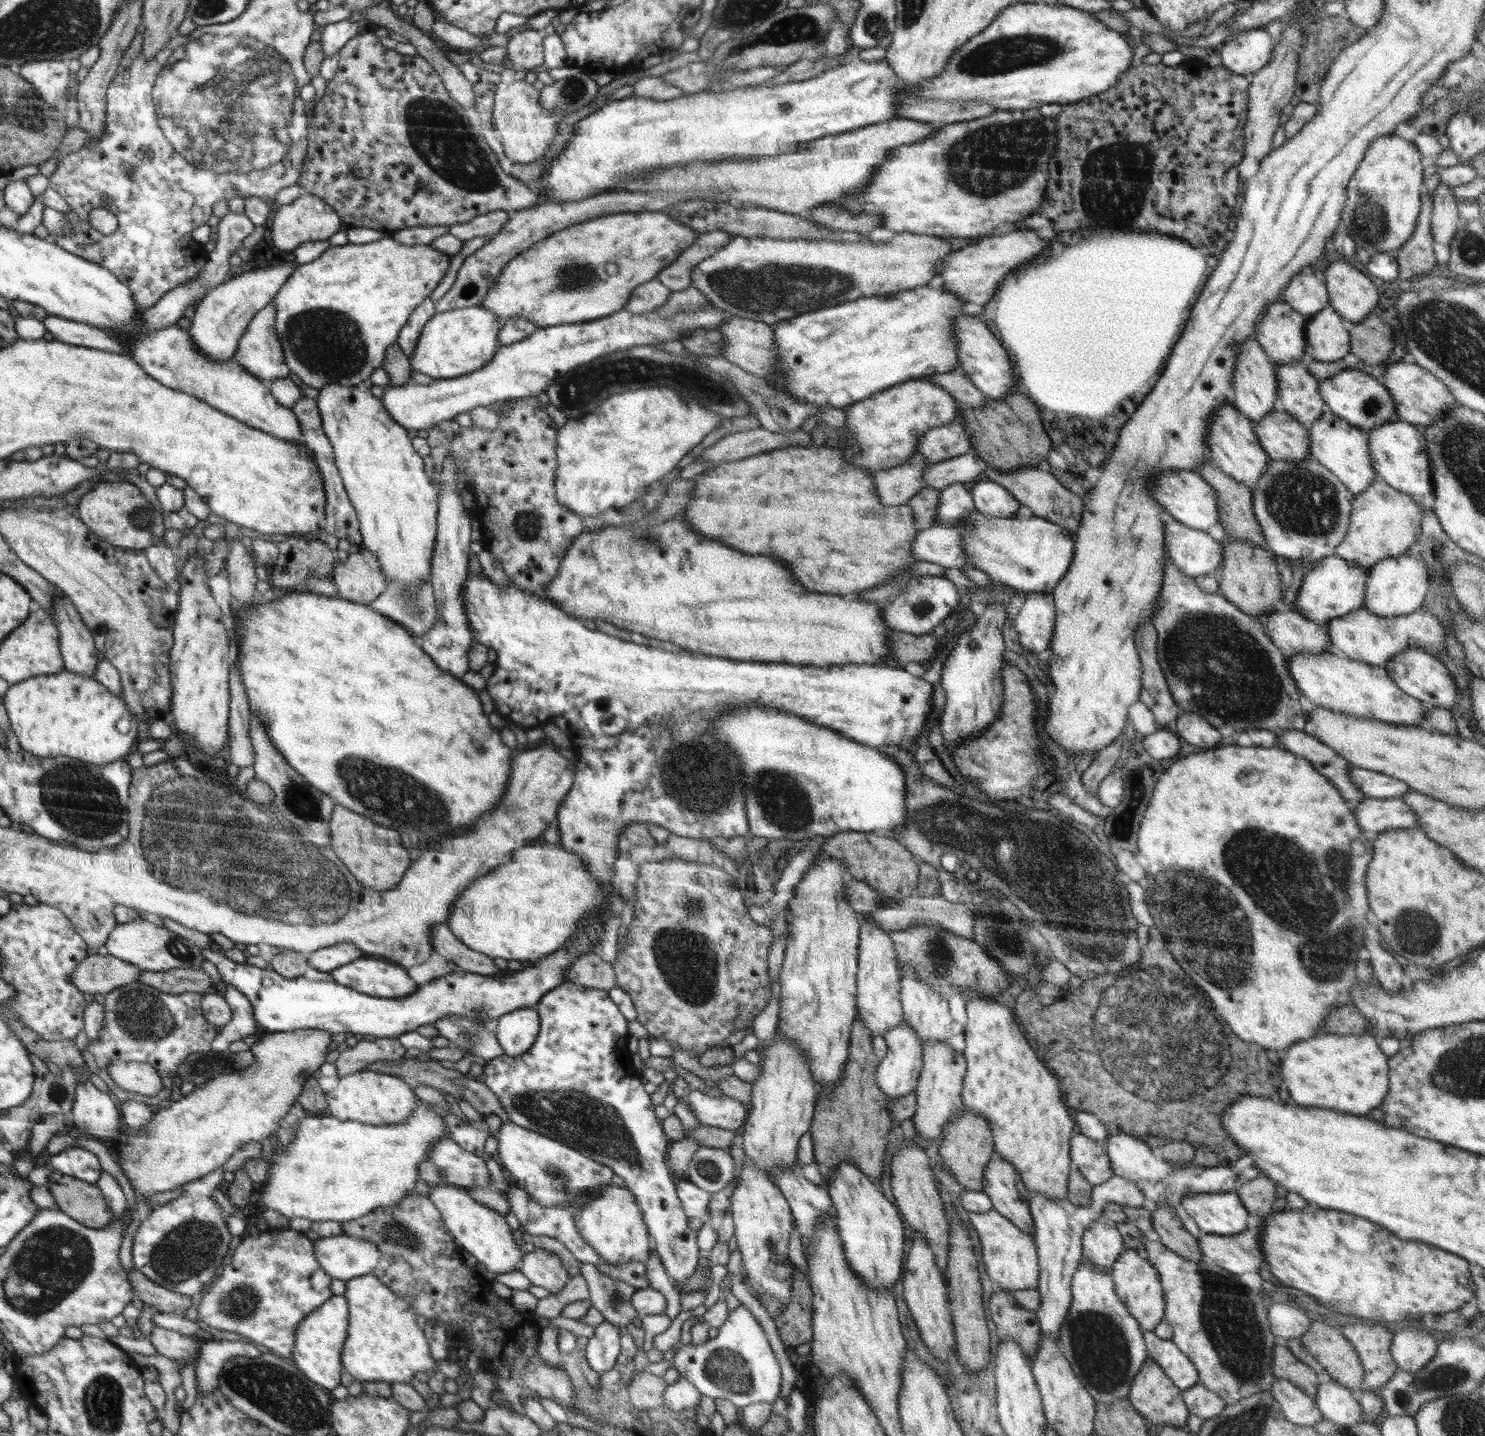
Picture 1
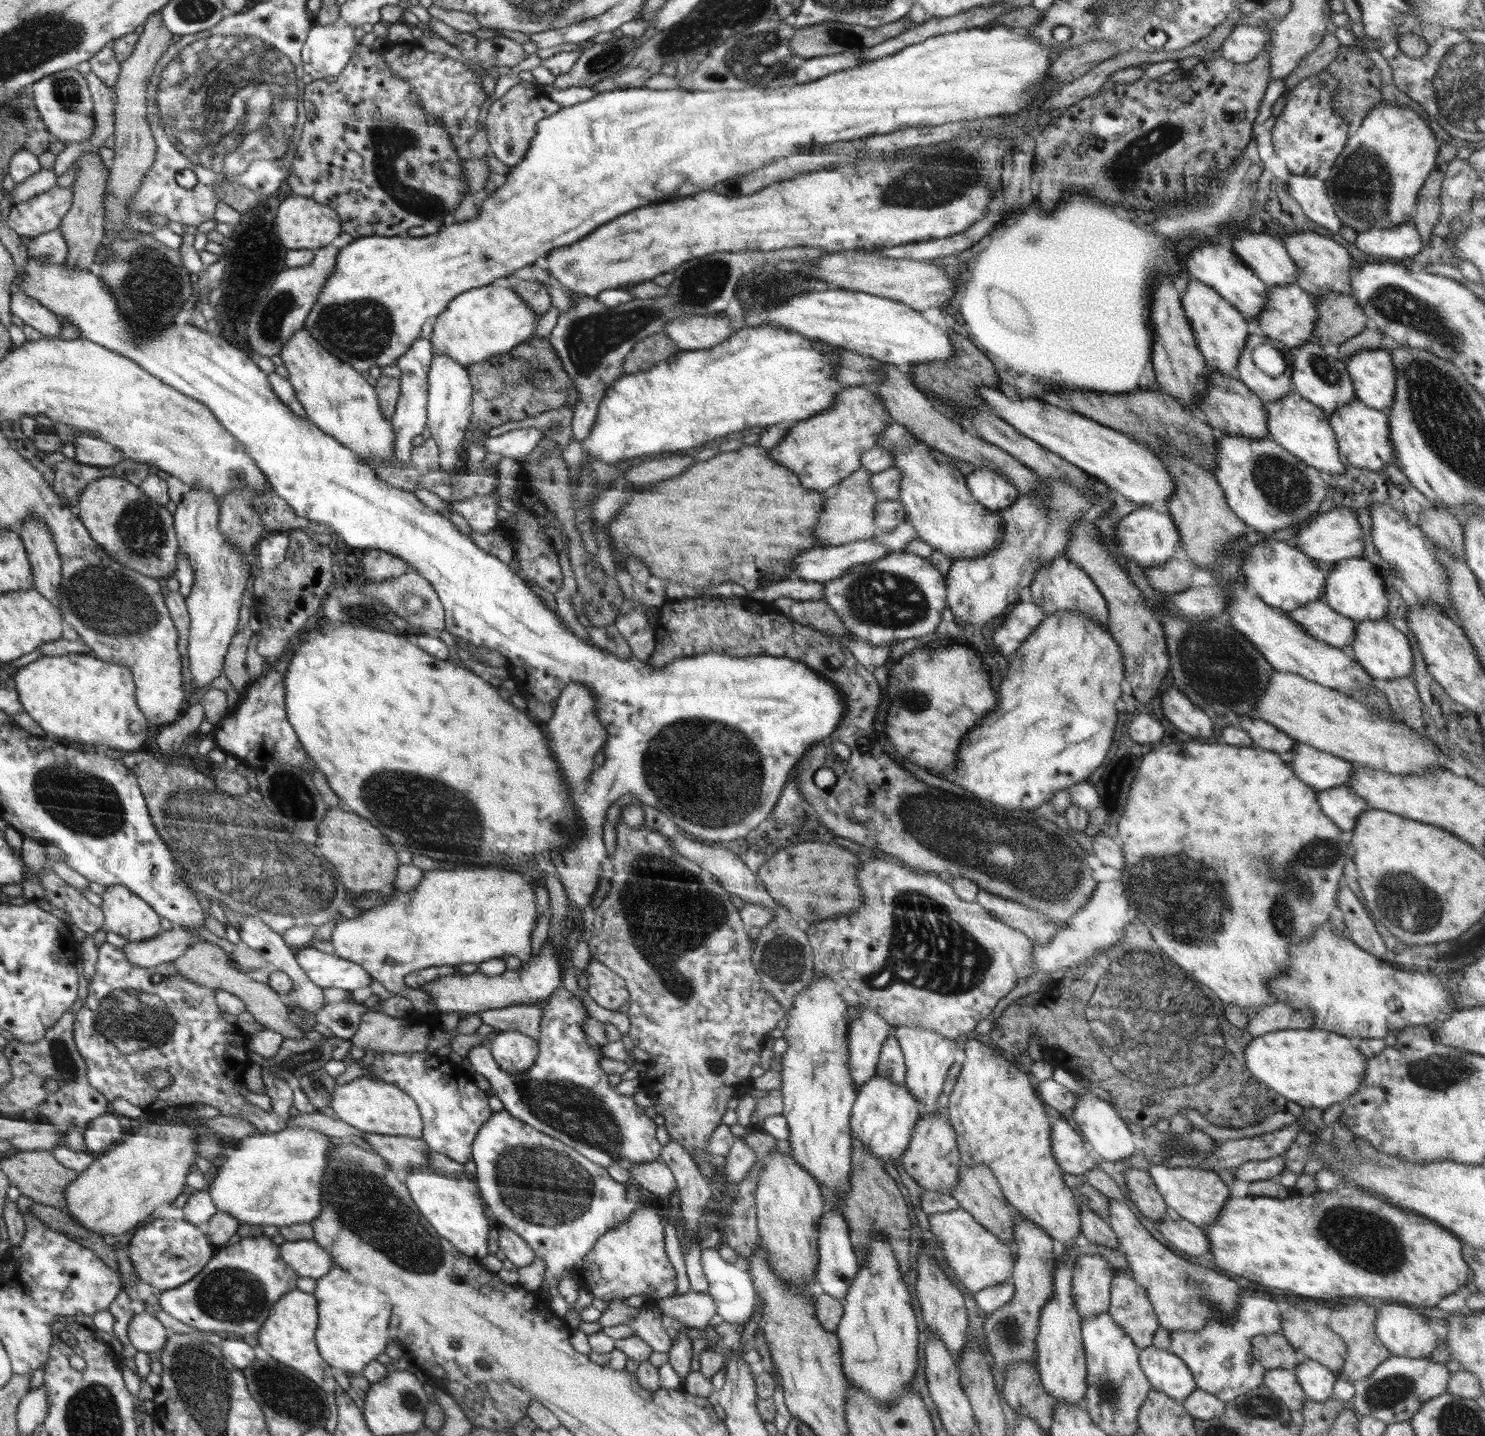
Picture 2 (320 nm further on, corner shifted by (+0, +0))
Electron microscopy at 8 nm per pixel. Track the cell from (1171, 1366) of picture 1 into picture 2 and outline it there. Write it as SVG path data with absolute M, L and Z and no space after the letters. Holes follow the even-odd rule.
M1155 1346L1140 1349L1139 1365L1152 1389L1167 1394L1177 1402L1183 1404L1184 1399L1197 1389L1191 1370L1173 1352Z

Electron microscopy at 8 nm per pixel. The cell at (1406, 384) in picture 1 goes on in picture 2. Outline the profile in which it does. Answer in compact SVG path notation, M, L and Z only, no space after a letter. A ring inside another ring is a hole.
M1361 350L1349 358L1345 365L1358 400L1370 408L1389 410L1396 384L1389 351Z

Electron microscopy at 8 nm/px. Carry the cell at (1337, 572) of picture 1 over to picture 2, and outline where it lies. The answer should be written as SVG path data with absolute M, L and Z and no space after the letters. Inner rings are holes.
M1260 541L1252 545L1240 564L1240 570L1245 574L1245 584L1256 590L1260 600L1286 612L1306 603L1324 600L1323 584L1328 572L1318 568L1314 559L1284 541Z

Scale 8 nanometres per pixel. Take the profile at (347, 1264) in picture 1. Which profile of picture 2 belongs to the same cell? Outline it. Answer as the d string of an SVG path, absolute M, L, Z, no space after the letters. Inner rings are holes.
M314 1238L286 1241L279 1245L282 1261L299 1277L320 1279L336 1266L334 1258Z

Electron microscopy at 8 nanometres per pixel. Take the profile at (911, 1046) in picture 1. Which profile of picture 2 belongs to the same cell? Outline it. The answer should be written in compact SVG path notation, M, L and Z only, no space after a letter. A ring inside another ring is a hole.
M875 1074L866 1084L858 1088L857 1097L850 1115L851 1135L860 1139L874 1157L878 1157L883 1164L897 1163L904 1155L912 1137L912 1129L921 1116L917 1100L911 1095L909 1088L903 1082L894 1084L890 1078L880 1078Z

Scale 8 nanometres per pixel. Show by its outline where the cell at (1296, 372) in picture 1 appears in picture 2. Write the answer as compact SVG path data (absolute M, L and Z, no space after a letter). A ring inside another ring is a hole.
M1249 334L1248 338L1246 338L1246 344L1240 353L1238 364L1235 366L1236 377L1265 404L1281 399L1293 388L1291 365L1288 365L1288 368L1282 374L1278 374L1278 376L1270 376L1255 365L1252 358L1253 350L1257 346L1268 342L1275 346L1281 346L1280 342L1265 335Z

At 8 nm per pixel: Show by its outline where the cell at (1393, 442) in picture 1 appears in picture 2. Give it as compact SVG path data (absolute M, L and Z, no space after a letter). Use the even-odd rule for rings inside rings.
M1358 398L1332 411L1329 415L1329 423L1336 437L1340 457L1350 465L1368 470L1385 469L1392 464L1397 464L1387 413L1387 410L1366 406Z

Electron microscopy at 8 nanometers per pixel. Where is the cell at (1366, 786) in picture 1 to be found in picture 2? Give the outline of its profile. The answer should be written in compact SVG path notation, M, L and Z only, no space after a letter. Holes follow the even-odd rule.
M1300 742L1284 757L1296 778L1316 792L1347 785L1355 767L1352 761Z

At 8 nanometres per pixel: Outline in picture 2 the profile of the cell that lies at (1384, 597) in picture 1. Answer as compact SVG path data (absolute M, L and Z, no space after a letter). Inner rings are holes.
M1364 558L1338 561L1324 581L1323 598L1330 608L1356 622L1383 620L1383 616L1390 608L1390 598L1387 598L1384 588L1382 571L1376 564Z

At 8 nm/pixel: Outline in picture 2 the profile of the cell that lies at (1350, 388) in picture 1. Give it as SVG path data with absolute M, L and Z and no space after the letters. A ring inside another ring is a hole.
M1306 341L1288 349L1287 354L1292 368L1291 383L1294 390L1312 404L1323 408L1326 414L1330 415L1339 406L1357 398L1343 360L1336 360L1336 358L1326 354L1319 345L1311 341Z

